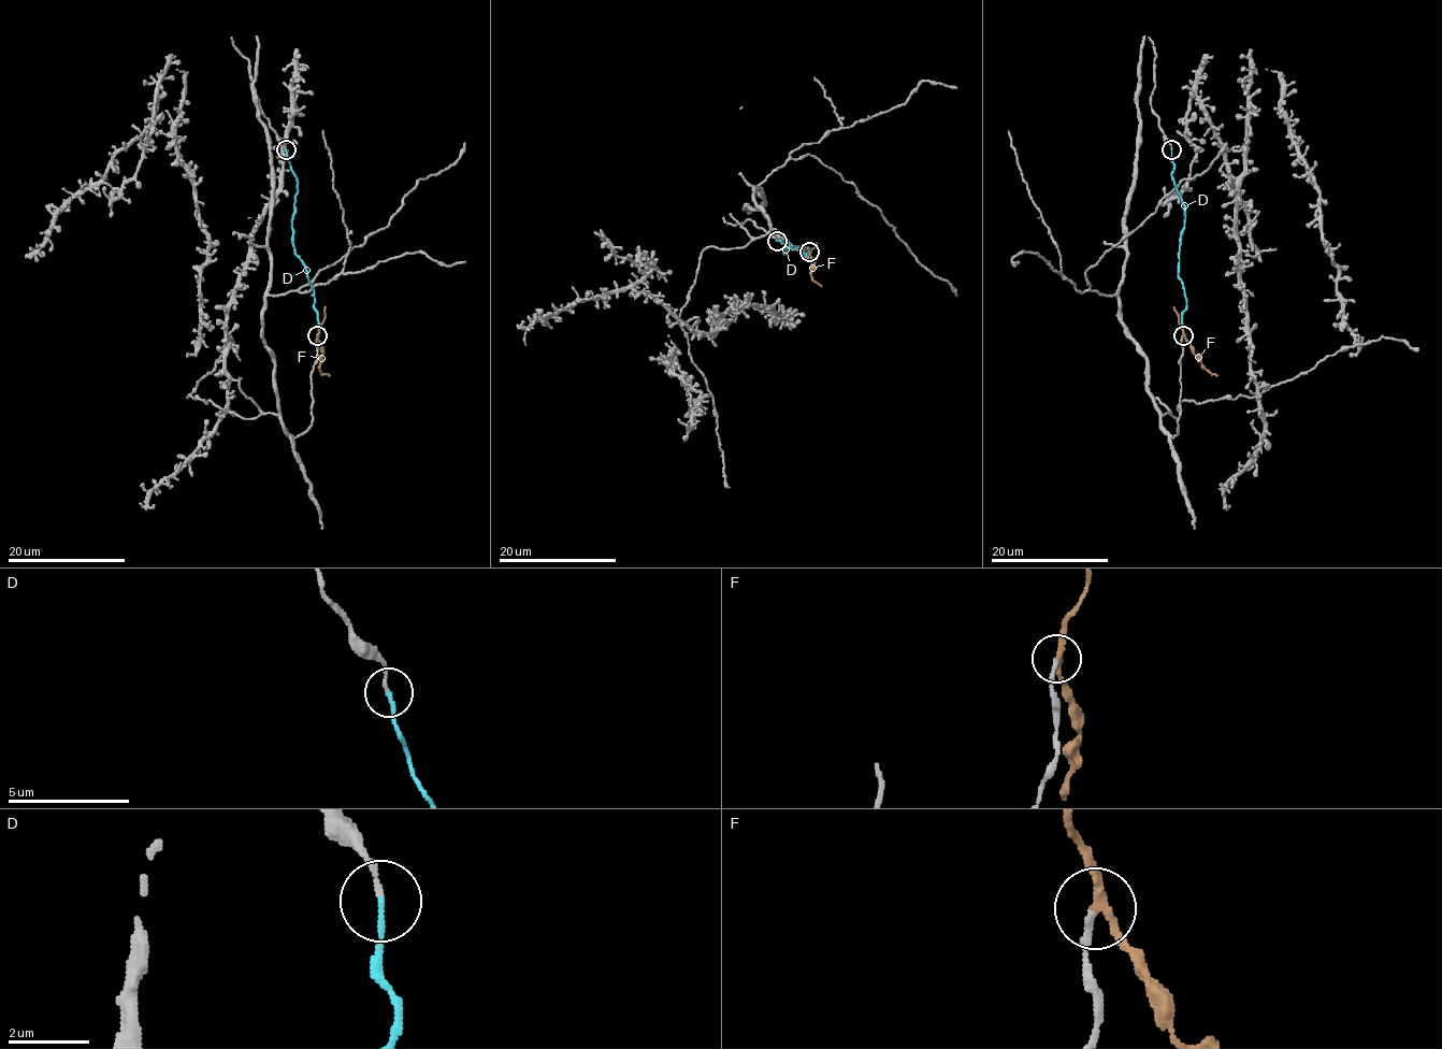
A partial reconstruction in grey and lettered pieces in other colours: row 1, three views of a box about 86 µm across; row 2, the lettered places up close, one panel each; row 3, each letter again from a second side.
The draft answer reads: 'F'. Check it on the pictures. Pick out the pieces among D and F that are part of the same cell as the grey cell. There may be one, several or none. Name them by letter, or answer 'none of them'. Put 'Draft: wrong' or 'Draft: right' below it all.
D
Draft: wrong

